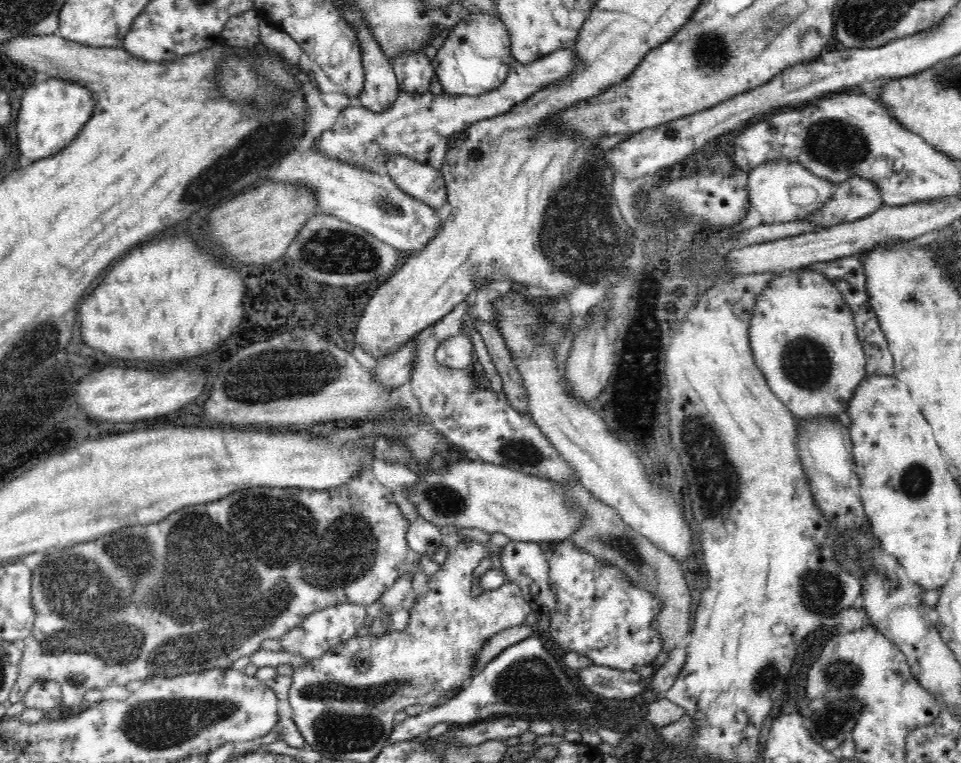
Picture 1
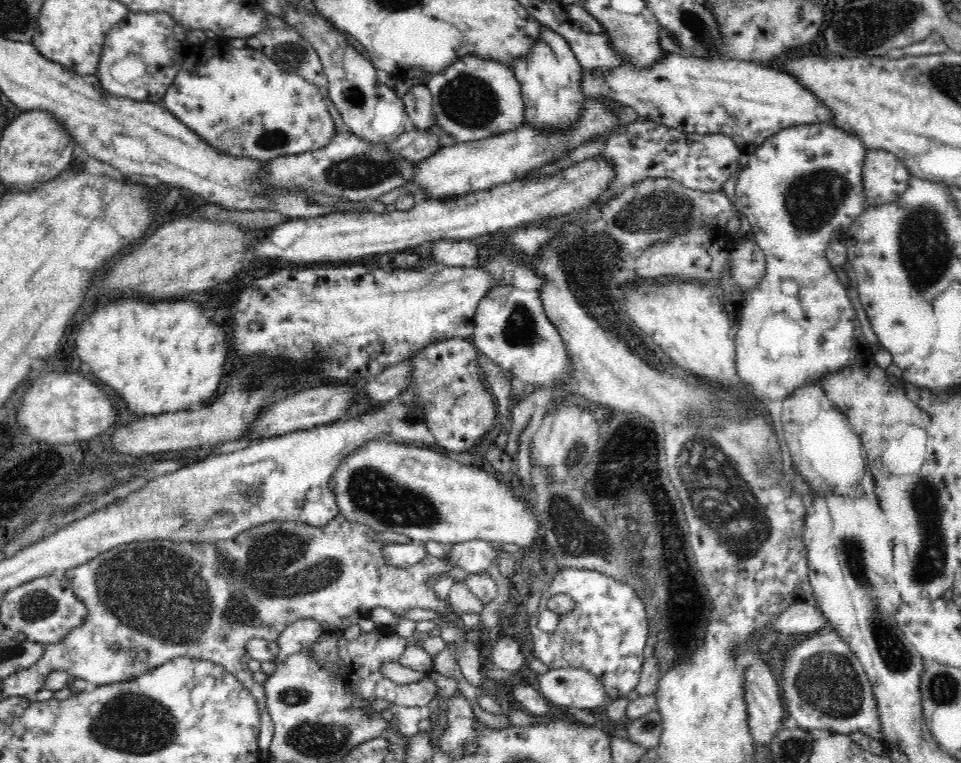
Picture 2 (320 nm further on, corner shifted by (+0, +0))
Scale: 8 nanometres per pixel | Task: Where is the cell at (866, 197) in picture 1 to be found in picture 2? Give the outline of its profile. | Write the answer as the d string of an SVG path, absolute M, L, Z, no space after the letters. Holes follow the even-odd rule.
M882 149L866 150L862 172L866 206L898 200L907 189L910 178L910 171L896 155Z

